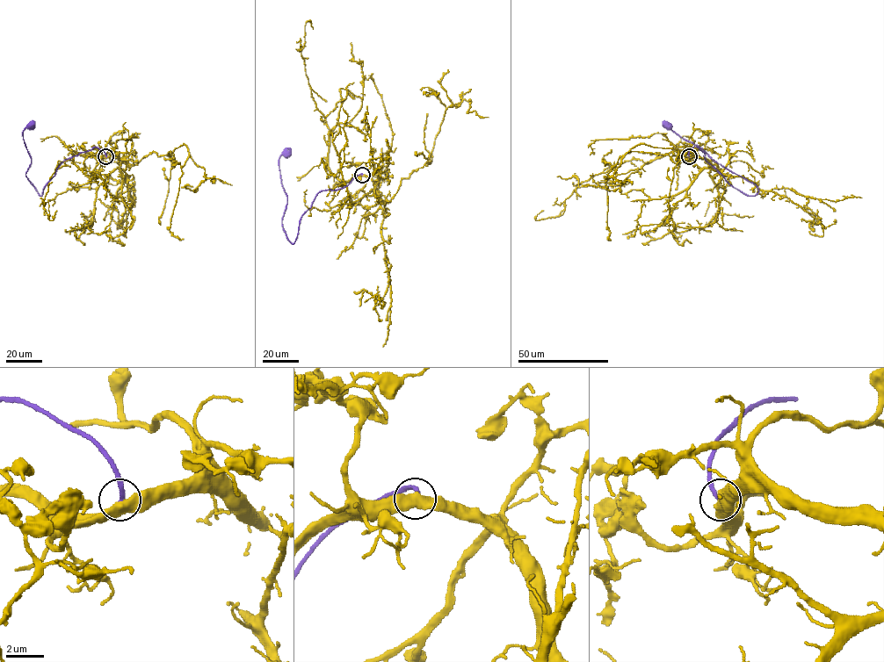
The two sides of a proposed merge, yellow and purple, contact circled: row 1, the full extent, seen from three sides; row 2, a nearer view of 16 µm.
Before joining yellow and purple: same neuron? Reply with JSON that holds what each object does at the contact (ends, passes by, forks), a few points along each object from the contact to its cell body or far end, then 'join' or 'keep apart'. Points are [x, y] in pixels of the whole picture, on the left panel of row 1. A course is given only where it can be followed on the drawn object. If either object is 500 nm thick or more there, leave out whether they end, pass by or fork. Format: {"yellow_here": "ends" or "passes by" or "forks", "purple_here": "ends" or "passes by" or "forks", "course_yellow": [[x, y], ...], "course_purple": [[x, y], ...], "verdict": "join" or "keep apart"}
{"course_yellow": [[105, 156], [136, 164], [153, 151], [173, 160], [176, 147], [183, 144], [187, 147], [169, 230], [183, 239]], "course_purple": [[105, 156], [104, 151], [93, 147], [64, 160], [39, 196], [25, 176], [31, 157], [22, 133], [31, 125]], "verdict": "keep apart"}

